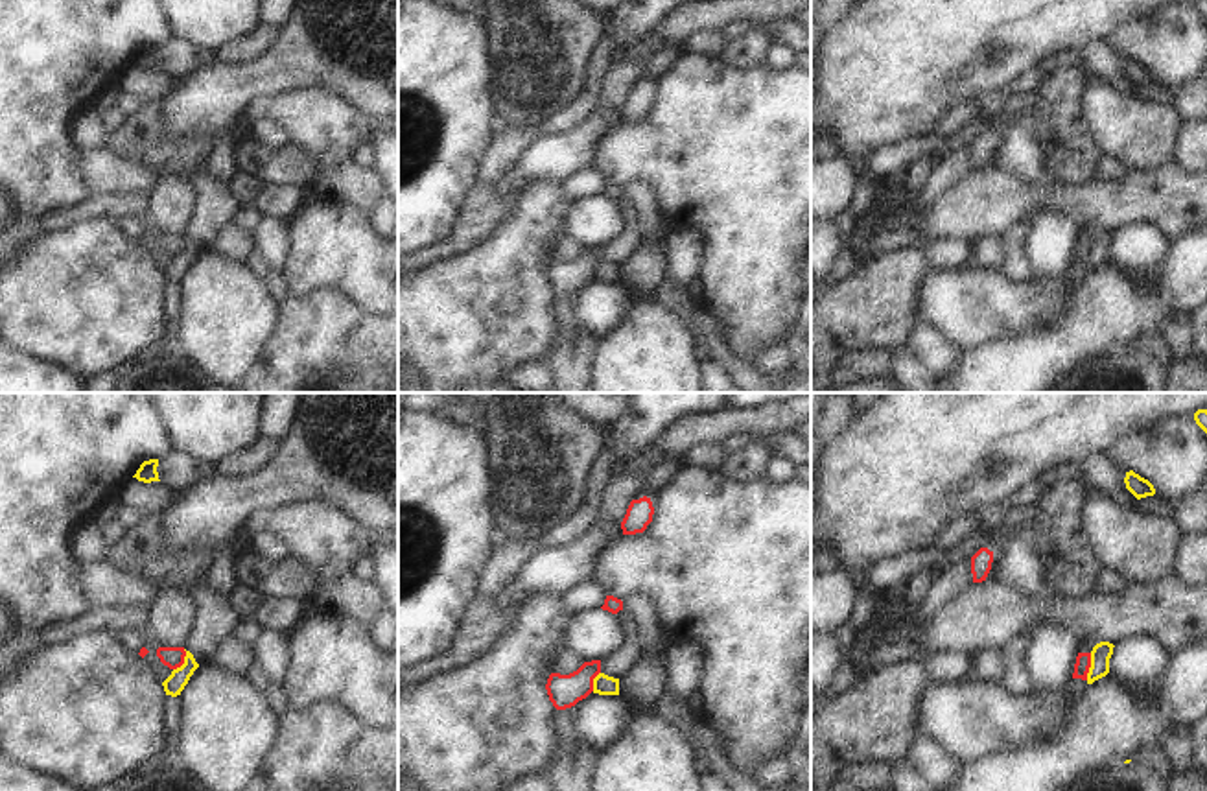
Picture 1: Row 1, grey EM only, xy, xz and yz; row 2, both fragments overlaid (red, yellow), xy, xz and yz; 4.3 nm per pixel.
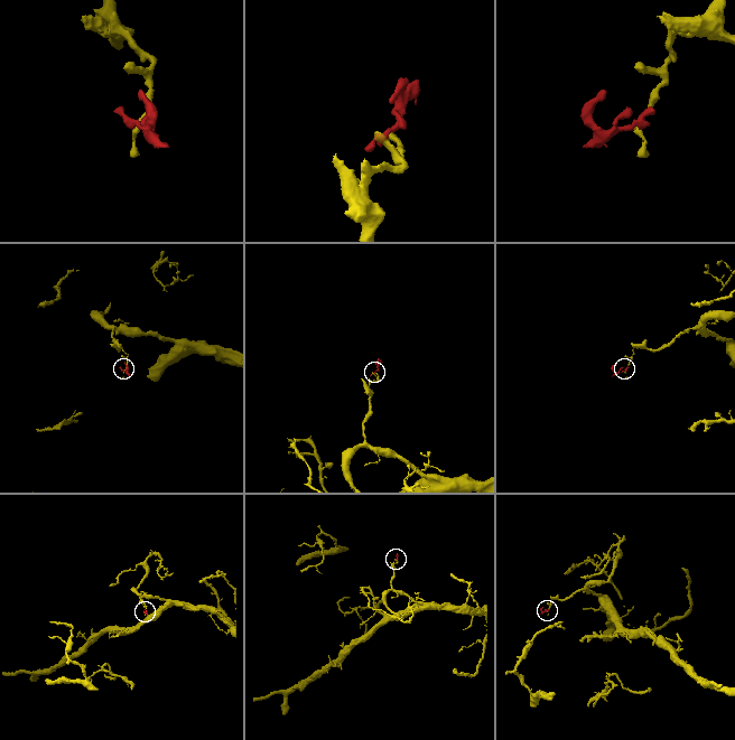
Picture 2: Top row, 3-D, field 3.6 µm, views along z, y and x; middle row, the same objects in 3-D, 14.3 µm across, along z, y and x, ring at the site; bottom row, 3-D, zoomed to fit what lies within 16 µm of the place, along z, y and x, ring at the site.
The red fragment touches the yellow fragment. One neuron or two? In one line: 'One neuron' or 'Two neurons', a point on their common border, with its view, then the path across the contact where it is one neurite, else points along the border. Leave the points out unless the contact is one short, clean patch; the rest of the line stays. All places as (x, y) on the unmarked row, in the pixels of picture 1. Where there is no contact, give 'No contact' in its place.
Two neurons. Touches red at yz (1089, 253). Boundary: yz (1091, 240), (1086, 266)

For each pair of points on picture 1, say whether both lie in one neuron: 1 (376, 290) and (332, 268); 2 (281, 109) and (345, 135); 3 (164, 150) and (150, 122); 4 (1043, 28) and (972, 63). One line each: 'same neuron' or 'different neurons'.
1: same neuron
2: same neuron
3: same neuron
4: same neuron

